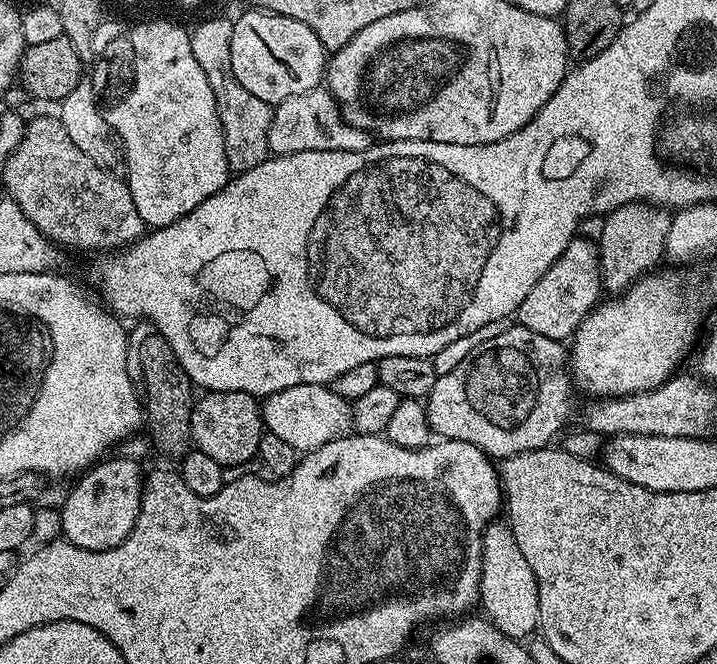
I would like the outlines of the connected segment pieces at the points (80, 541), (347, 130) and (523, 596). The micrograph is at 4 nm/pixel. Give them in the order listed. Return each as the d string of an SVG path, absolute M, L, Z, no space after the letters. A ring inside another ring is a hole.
M123 458L108 459L101 459L91 465L79 477L81 480L73 486L72 493L65 498L64 509L60 512L63 539L74 546L95 552L110 550L128 537L138 518L144 493L144 476L137 461Z
M324 86L312 88L306 94L294 94L294 98L286 98L275 105L268 135L268 150L274 156L302 154L302 150L361 152L373 143L372 133L358 130L344 121L340 105Z
M493 522L484 530L479 601L481 607L485 608L483 611L487 619L492 621L500 633L512 640L527 639L525 637L531 637L539 627L537 578L529 562L523 557L511 527L502 522Z

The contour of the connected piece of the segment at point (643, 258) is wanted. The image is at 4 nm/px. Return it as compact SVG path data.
M637 202L620 206L603 217L604 225L598 235L600 249L600 275L605 293L619 294L642 276L657 267L665 255L666 238L670 234L672 216L669 209L647 202Z

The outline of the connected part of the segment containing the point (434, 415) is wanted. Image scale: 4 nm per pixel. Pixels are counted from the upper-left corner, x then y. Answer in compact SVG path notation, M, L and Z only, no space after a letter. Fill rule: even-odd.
M516 322L509 326L503 334L498 334L498 338L490 338L487 342L482 342L482 346L478 346L462 363L454 366L454 370L450 370L450 374L442 374L436 377L434 390L430 390L430 394L426 398L428 421L437 437L470 442L481 448L487 456L493 458L517 456L535 448L549 447L553 443L552 436L558 435L557 437L559 437L565 431L564 423L567 422L568 415L572 412L572 392L574 393L574 381L570 375L570 356L565 345L561 341L546 338L543 334L534 334L534 330L526 330L526 326Z

